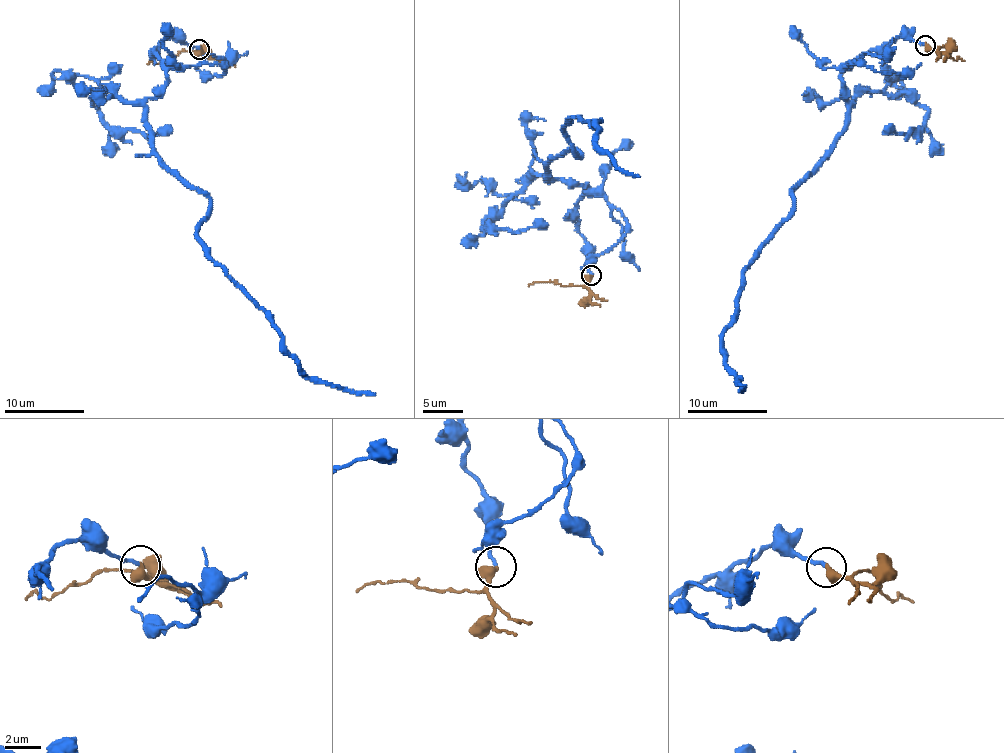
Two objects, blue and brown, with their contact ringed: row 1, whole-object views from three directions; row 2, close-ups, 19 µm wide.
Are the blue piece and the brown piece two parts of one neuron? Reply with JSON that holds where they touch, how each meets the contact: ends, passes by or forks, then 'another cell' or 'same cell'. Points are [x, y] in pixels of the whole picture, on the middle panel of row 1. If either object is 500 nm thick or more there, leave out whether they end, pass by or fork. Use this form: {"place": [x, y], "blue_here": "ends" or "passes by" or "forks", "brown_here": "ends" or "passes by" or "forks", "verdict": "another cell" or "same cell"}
{"place": [591, 275], "verdict": "same cell"}

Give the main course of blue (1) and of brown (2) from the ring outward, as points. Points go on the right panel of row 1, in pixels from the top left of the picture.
1: (923, 45), (897, 36), (841, 76), (847, 129), (793, 187), (793, 210), (752, 258), (722, 337), (739, 391)
2: (925, 44), (931, 48), (947, 47), (954, 60), (964, 61)

